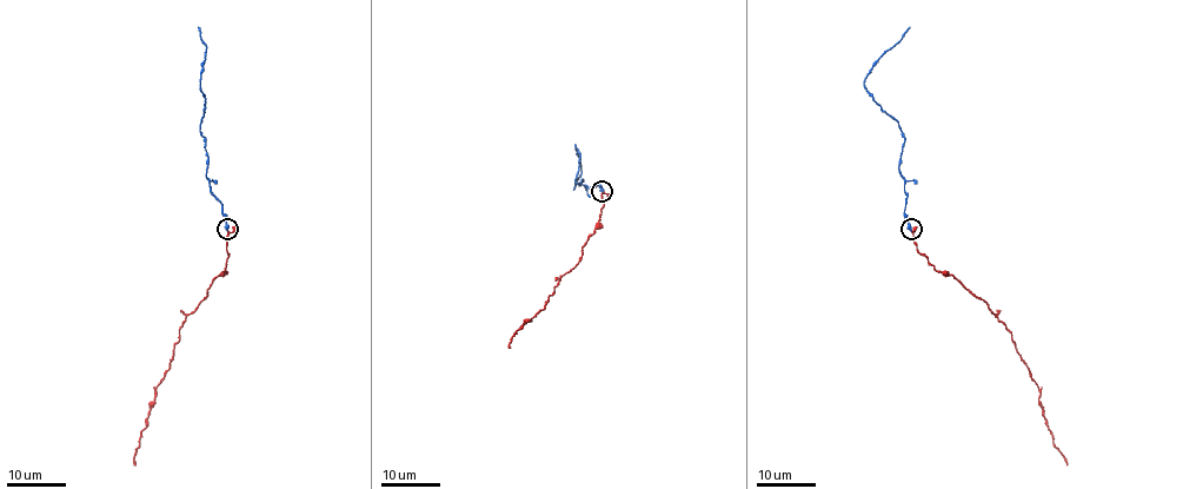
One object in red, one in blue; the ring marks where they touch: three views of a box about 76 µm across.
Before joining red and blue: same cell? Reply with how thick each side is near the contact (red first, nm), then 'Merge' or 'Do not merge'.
Thickness 160 nm (red) against 440 nm. Merge

